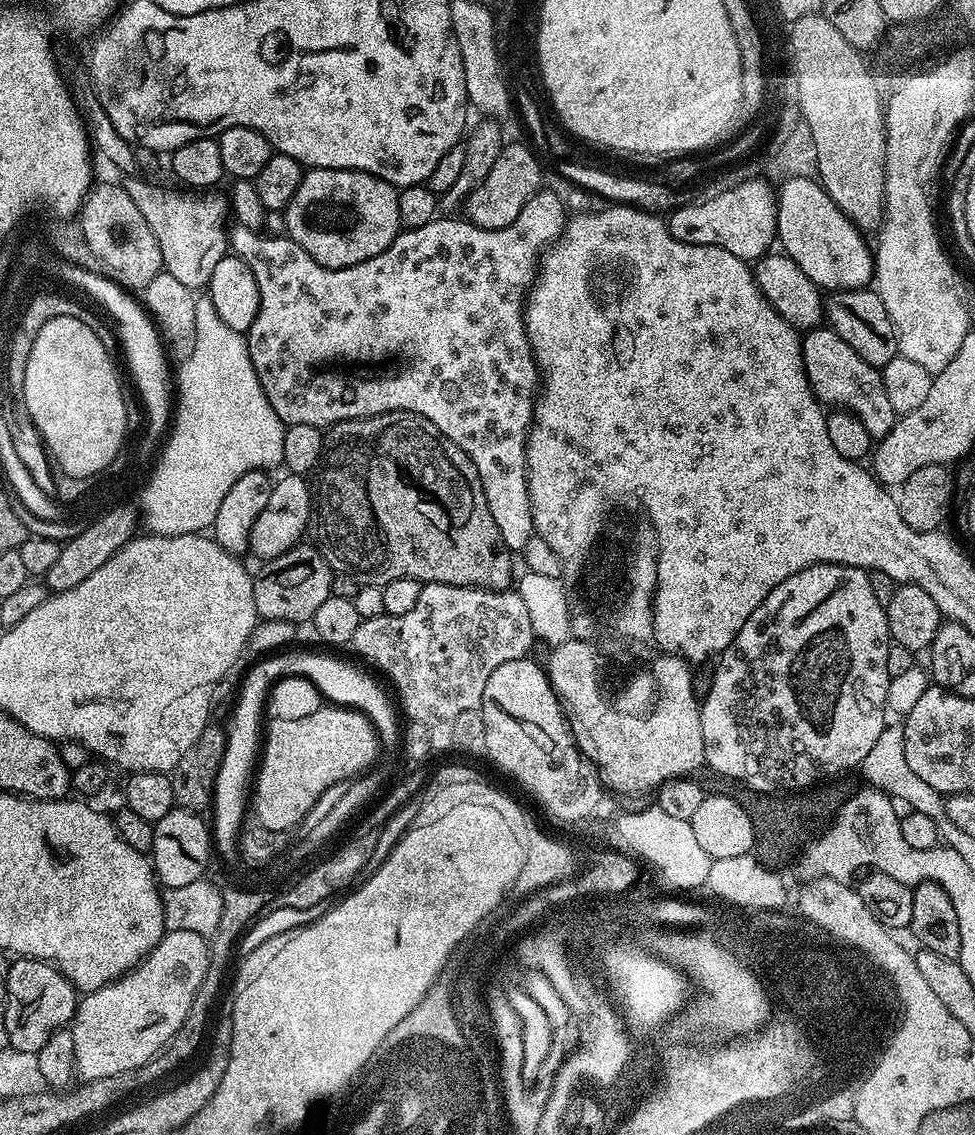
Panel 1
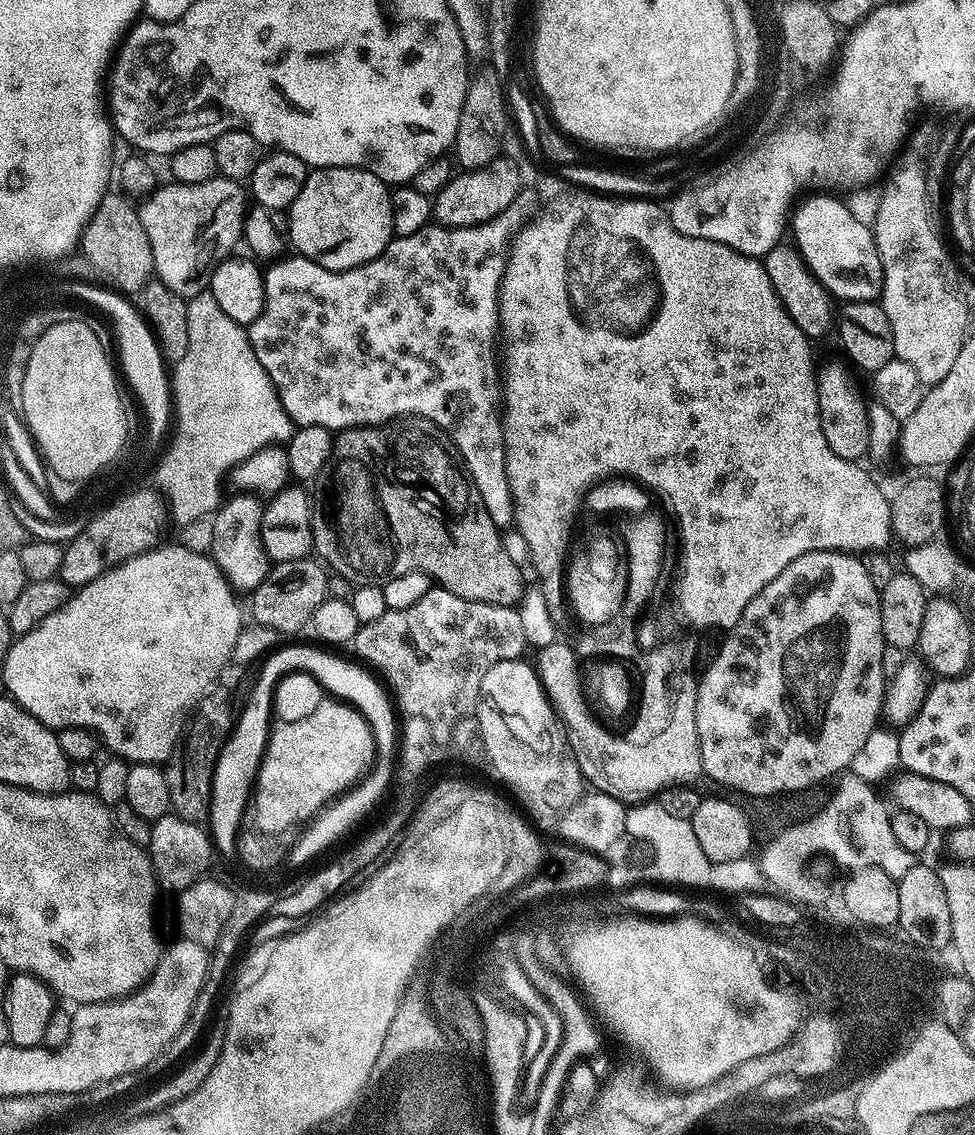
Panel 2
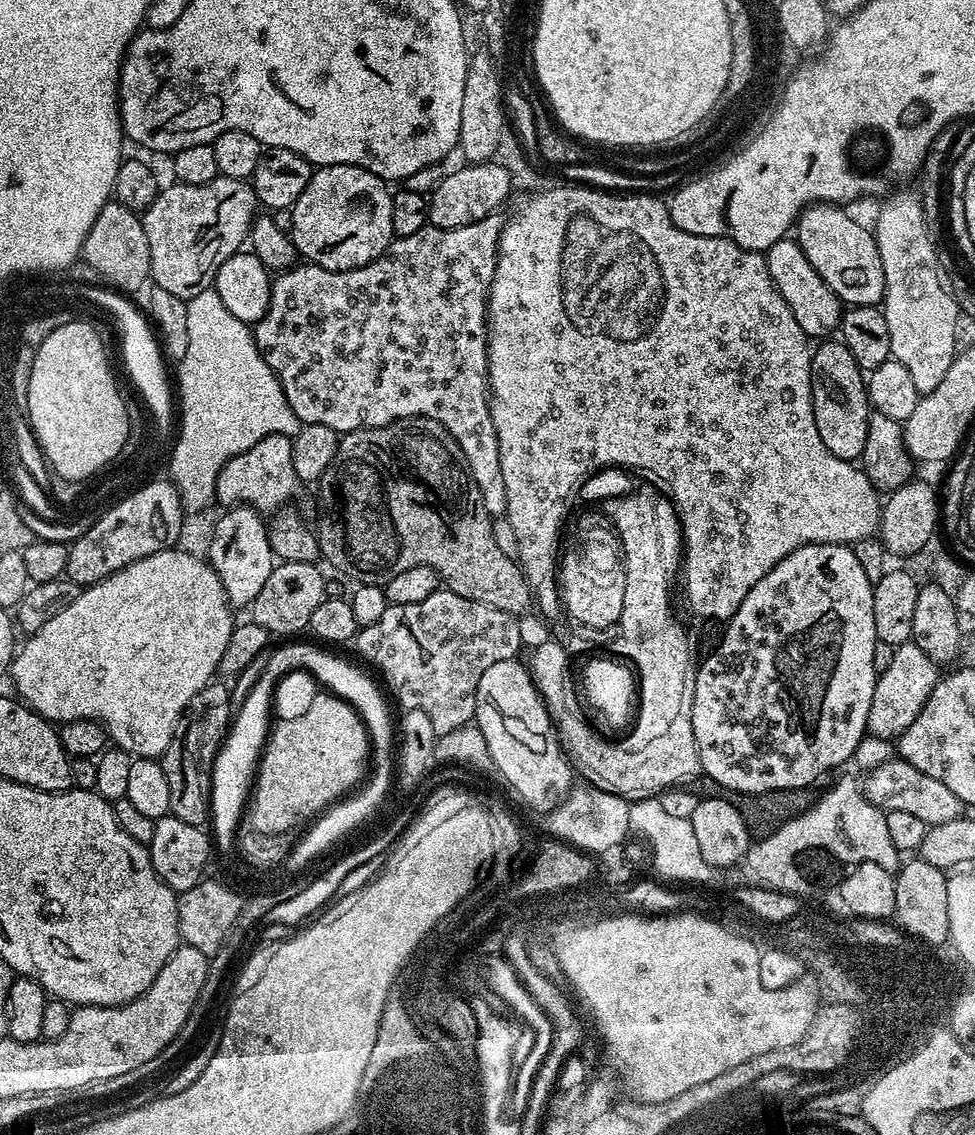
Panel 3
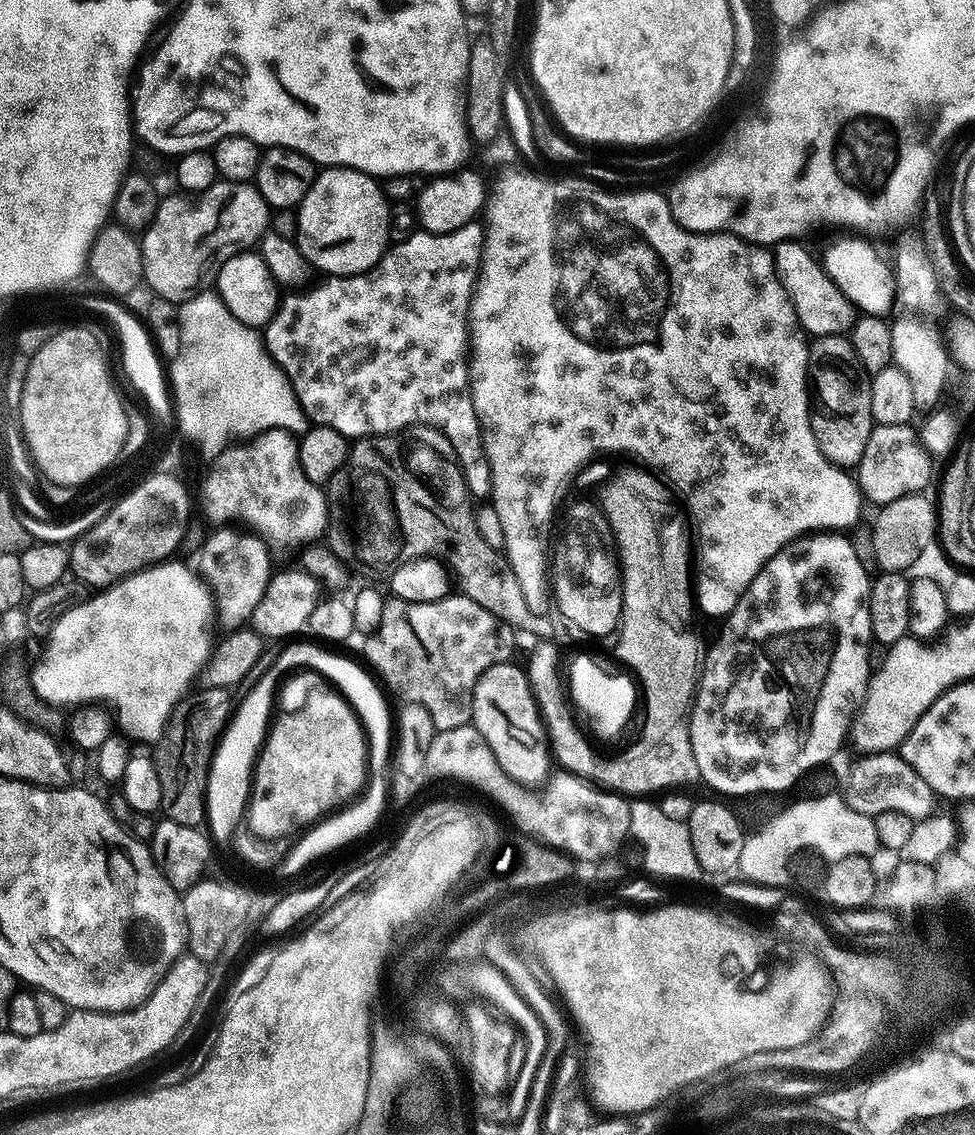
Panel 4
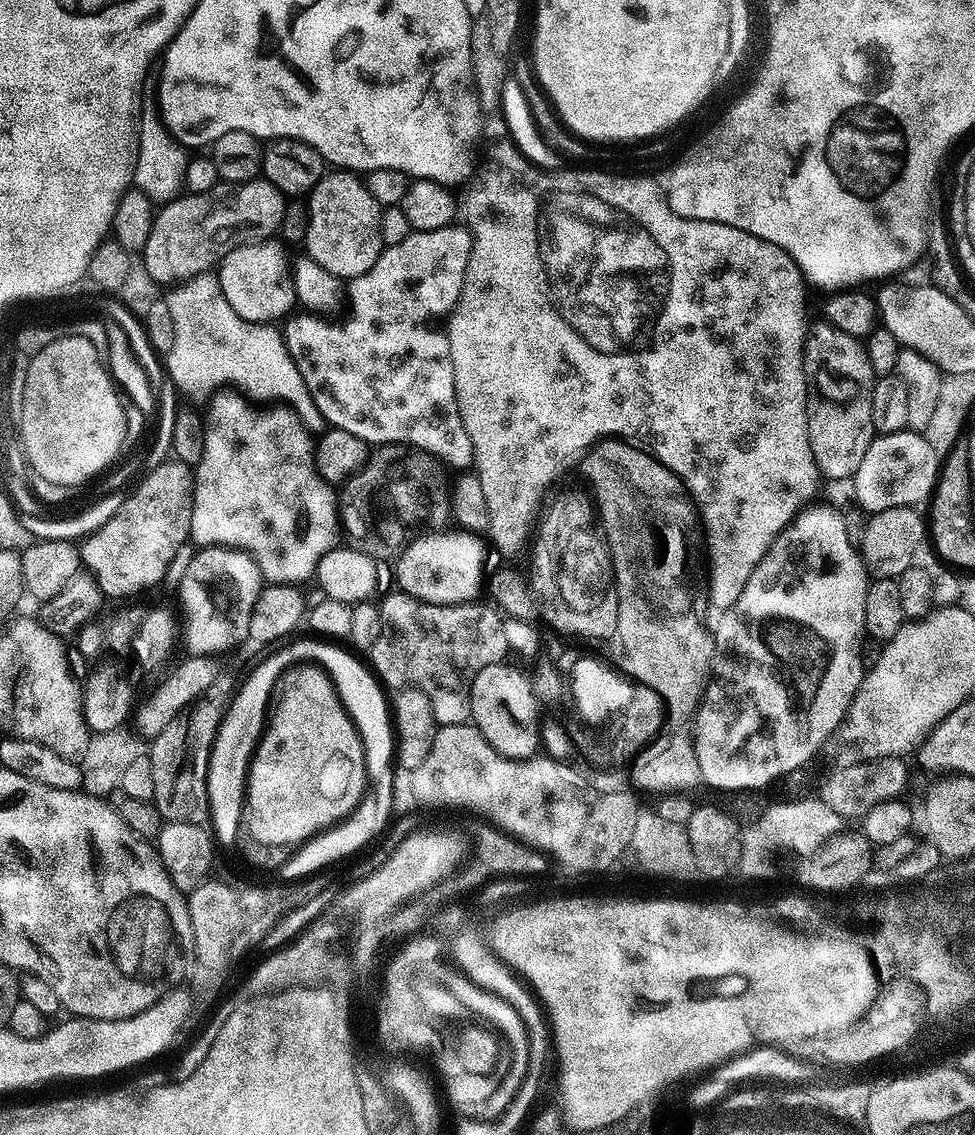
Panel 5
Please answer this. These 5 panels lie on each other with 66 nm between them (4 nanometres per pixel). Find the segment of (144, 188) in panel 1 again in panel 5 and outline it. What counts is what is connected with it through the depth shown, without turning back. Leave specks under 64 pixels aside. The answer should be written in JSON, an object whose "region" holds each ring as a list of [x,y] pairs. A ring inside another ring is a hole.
{"region":[[[263,178],[248,180],[244,184],[221,182],[205,192],[177,195],[156,213],[150,238],[146,238],[146,246],[142,249],[142,268],[160,286],[176,286],[204,272],[212,272],[226,258],[226,254],[230,254],[230,250],[243,244],[258,244],[262,240],[273,239],[279,233],[285,203],[284,193]]]}

